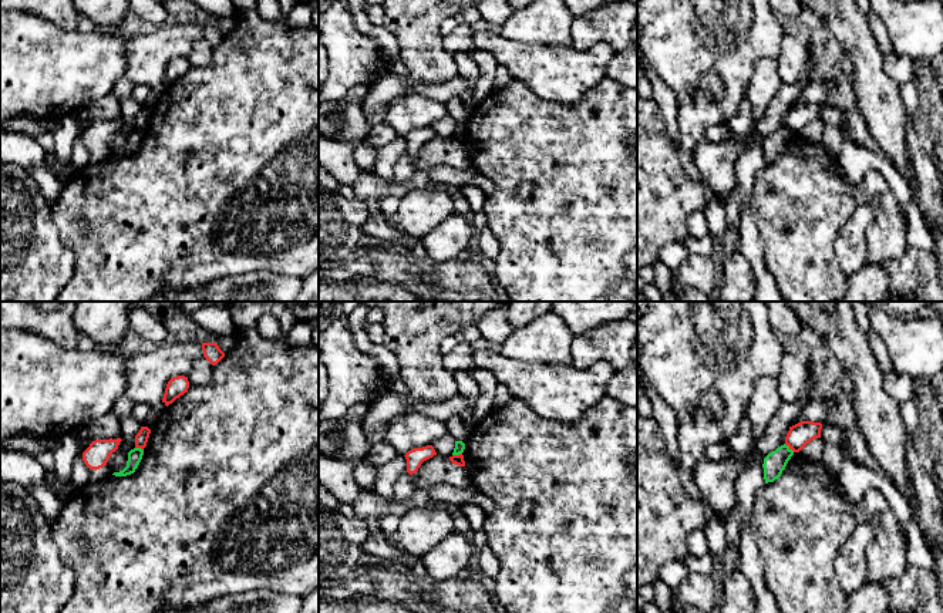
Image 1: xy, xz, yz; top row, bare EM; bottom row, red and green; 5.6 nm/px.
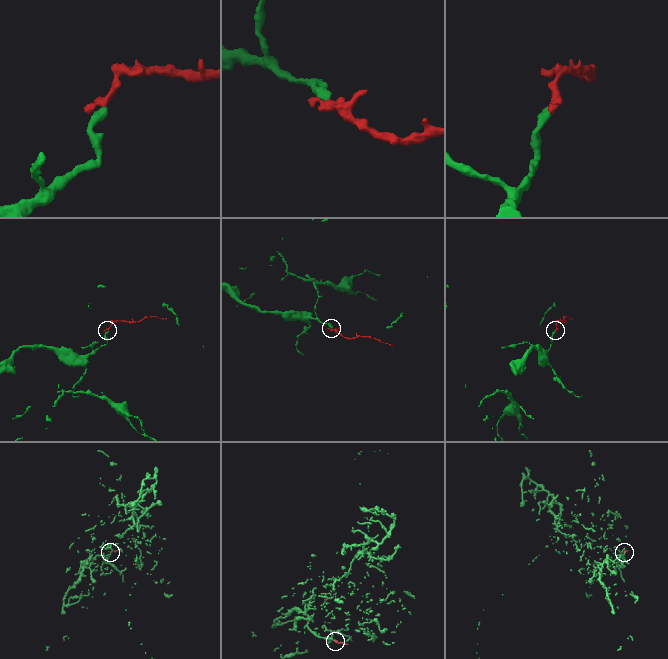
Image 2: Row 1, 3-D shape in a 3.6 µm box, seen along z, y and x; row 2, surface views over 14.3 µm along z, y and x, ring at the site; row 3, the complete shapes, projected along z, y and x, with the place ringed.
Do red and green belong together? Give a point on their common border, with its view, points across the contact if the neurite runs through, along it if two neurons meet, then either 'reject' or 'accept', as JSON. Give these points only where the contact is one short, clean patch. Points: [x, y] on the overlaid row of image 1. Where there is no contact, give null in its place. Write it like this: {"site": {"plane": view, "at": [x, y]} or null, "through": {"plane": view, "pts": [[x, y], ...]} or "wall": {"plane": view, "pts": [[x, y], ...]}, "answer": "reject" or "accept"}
{"site": {"plane": "yz", "at": [790, 447]}, "wall": {"plane": "yz", "pts": [[784, 444], [794, 451]]}, "answer": "reject"}

